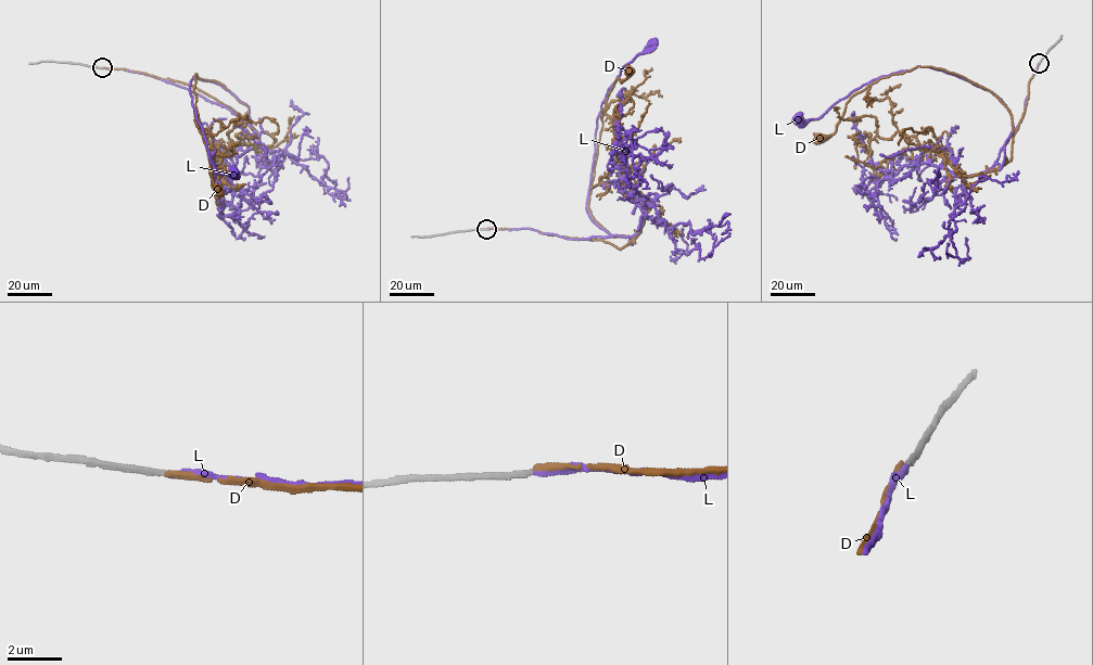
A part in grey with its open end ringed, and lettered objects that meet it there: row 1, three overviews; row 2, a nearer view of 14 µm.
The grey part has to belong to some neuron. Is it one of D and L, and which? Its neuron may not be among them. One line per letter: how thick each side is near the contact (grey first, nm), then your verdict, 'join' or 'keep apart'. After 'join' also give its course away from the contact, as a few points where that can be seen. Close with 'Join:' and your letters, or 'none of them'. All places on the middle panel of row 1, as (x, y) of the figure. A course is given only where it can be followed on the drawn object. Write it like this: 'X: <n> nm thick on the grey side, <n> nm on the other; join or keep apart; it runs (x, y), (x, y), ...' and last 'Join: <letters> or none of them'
D: 200 nm thick on the grey side, 200 nm on the other; keep apart
L: 200 nm thick on the grey side, 220 nm on the other; join; it runs (486, 228), (627, 237), (631, 243), (595, 225), (587, 196), (608, 89), (653, 43)
Join: L

